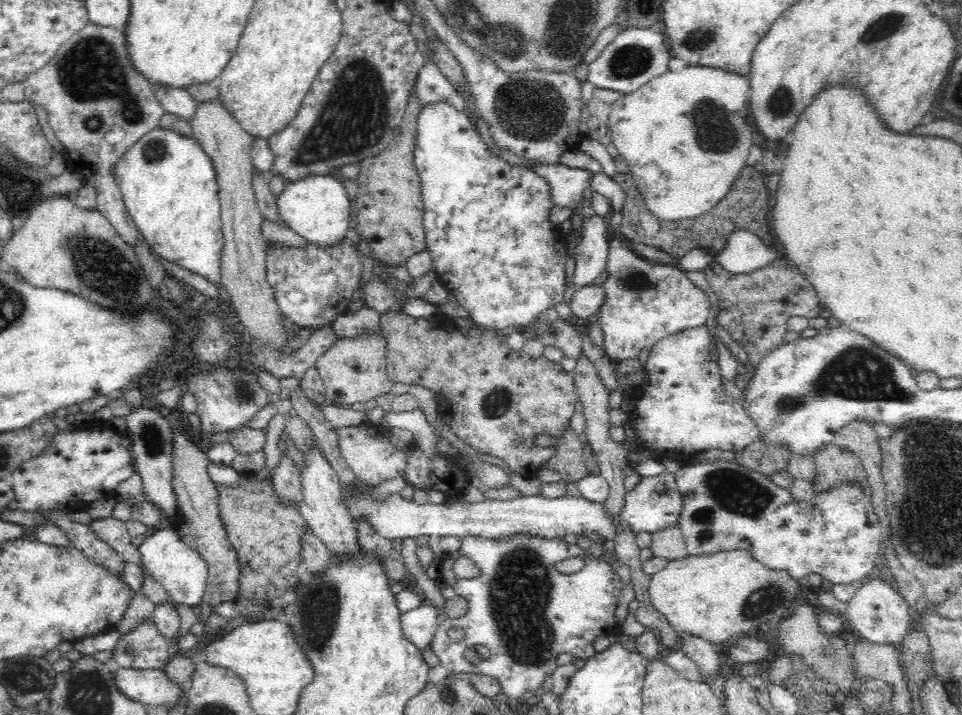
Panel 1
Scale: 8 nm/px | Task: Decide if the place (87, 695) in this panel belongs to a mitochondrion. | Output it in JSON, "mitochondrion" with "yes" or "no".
{"mitochondrion":"yes"}

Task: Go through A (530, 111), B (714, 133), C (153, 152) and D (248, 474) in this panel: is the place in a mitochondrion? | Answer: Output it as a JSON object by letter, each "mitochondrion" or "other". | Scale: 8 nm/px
{"A":"mitochondrion","B":"mitochondrion","C":"mitochondrion","D":"other"}

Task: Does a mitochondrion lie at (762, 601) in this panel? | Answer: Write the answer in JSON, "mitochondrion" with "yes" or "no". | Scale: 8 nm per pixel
{"mitochondrion":"yes"}

